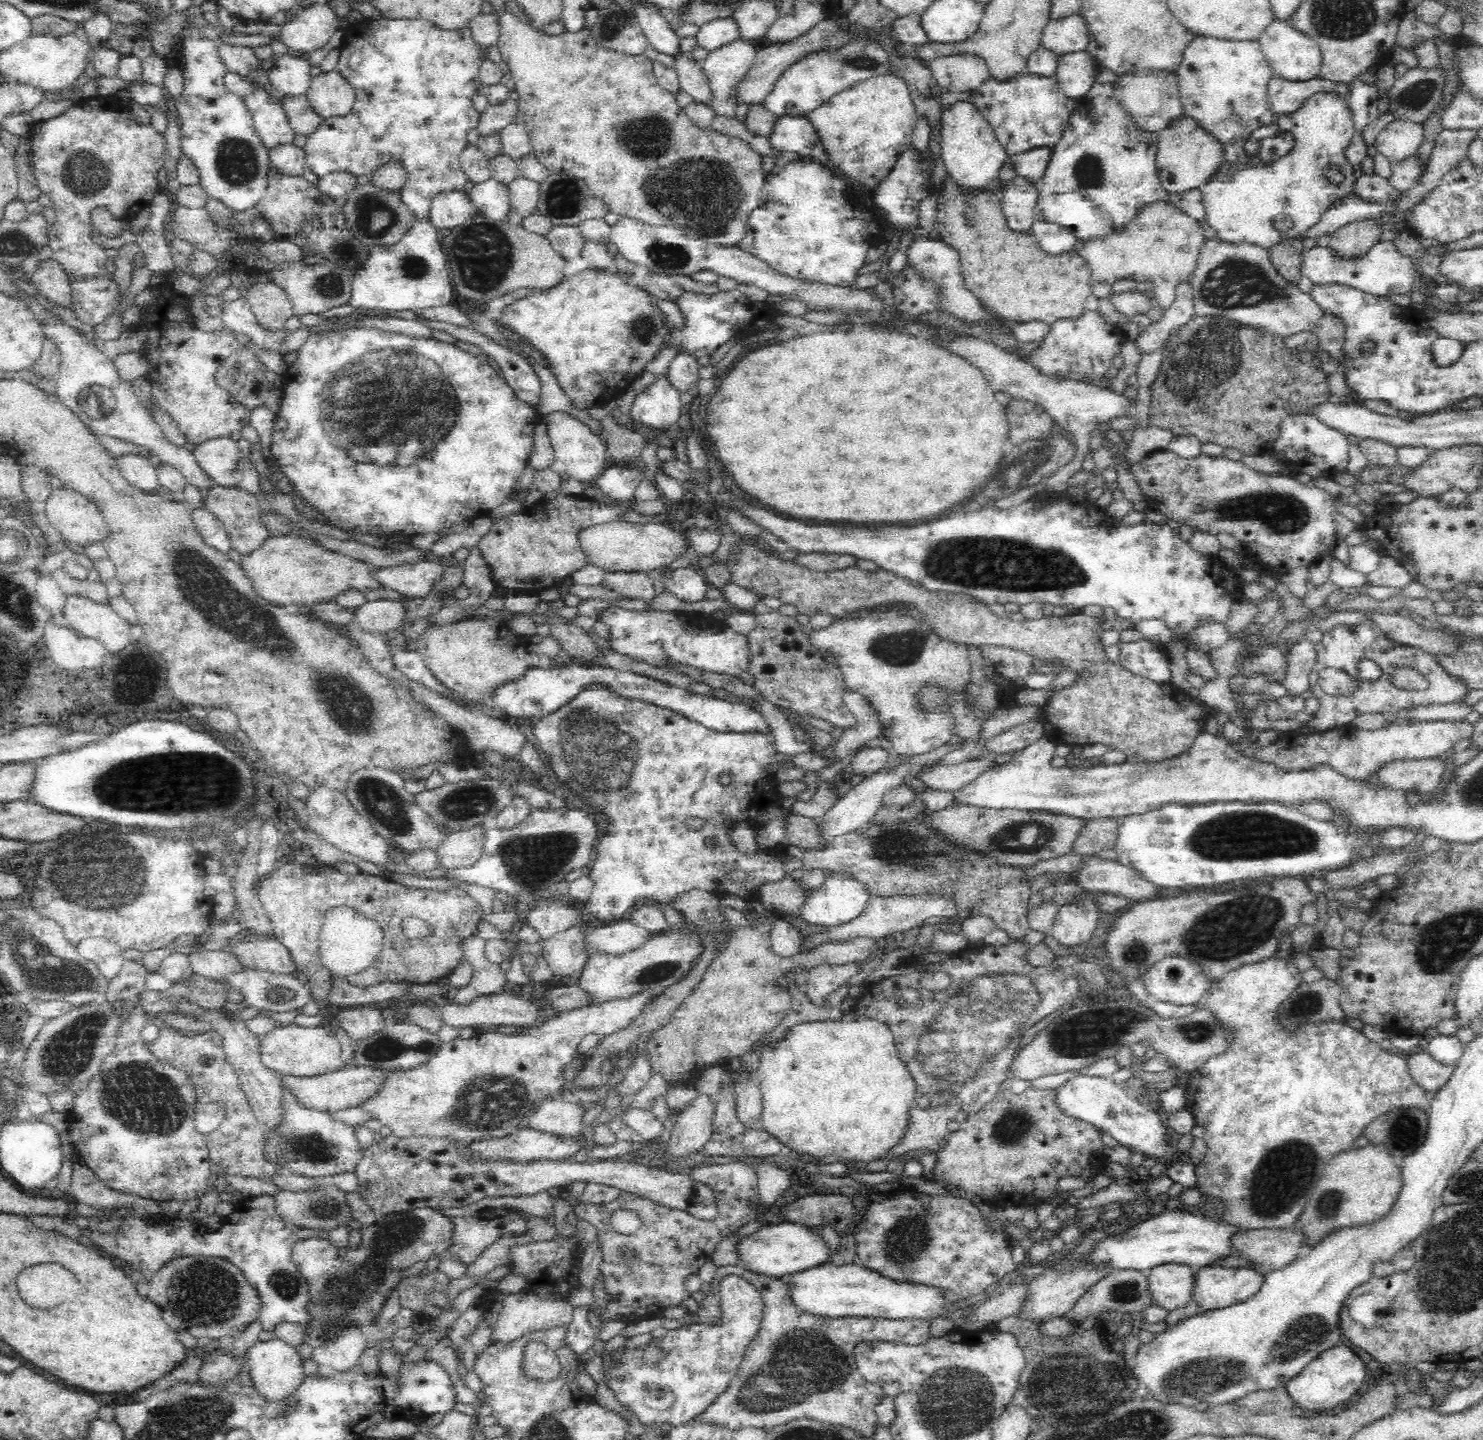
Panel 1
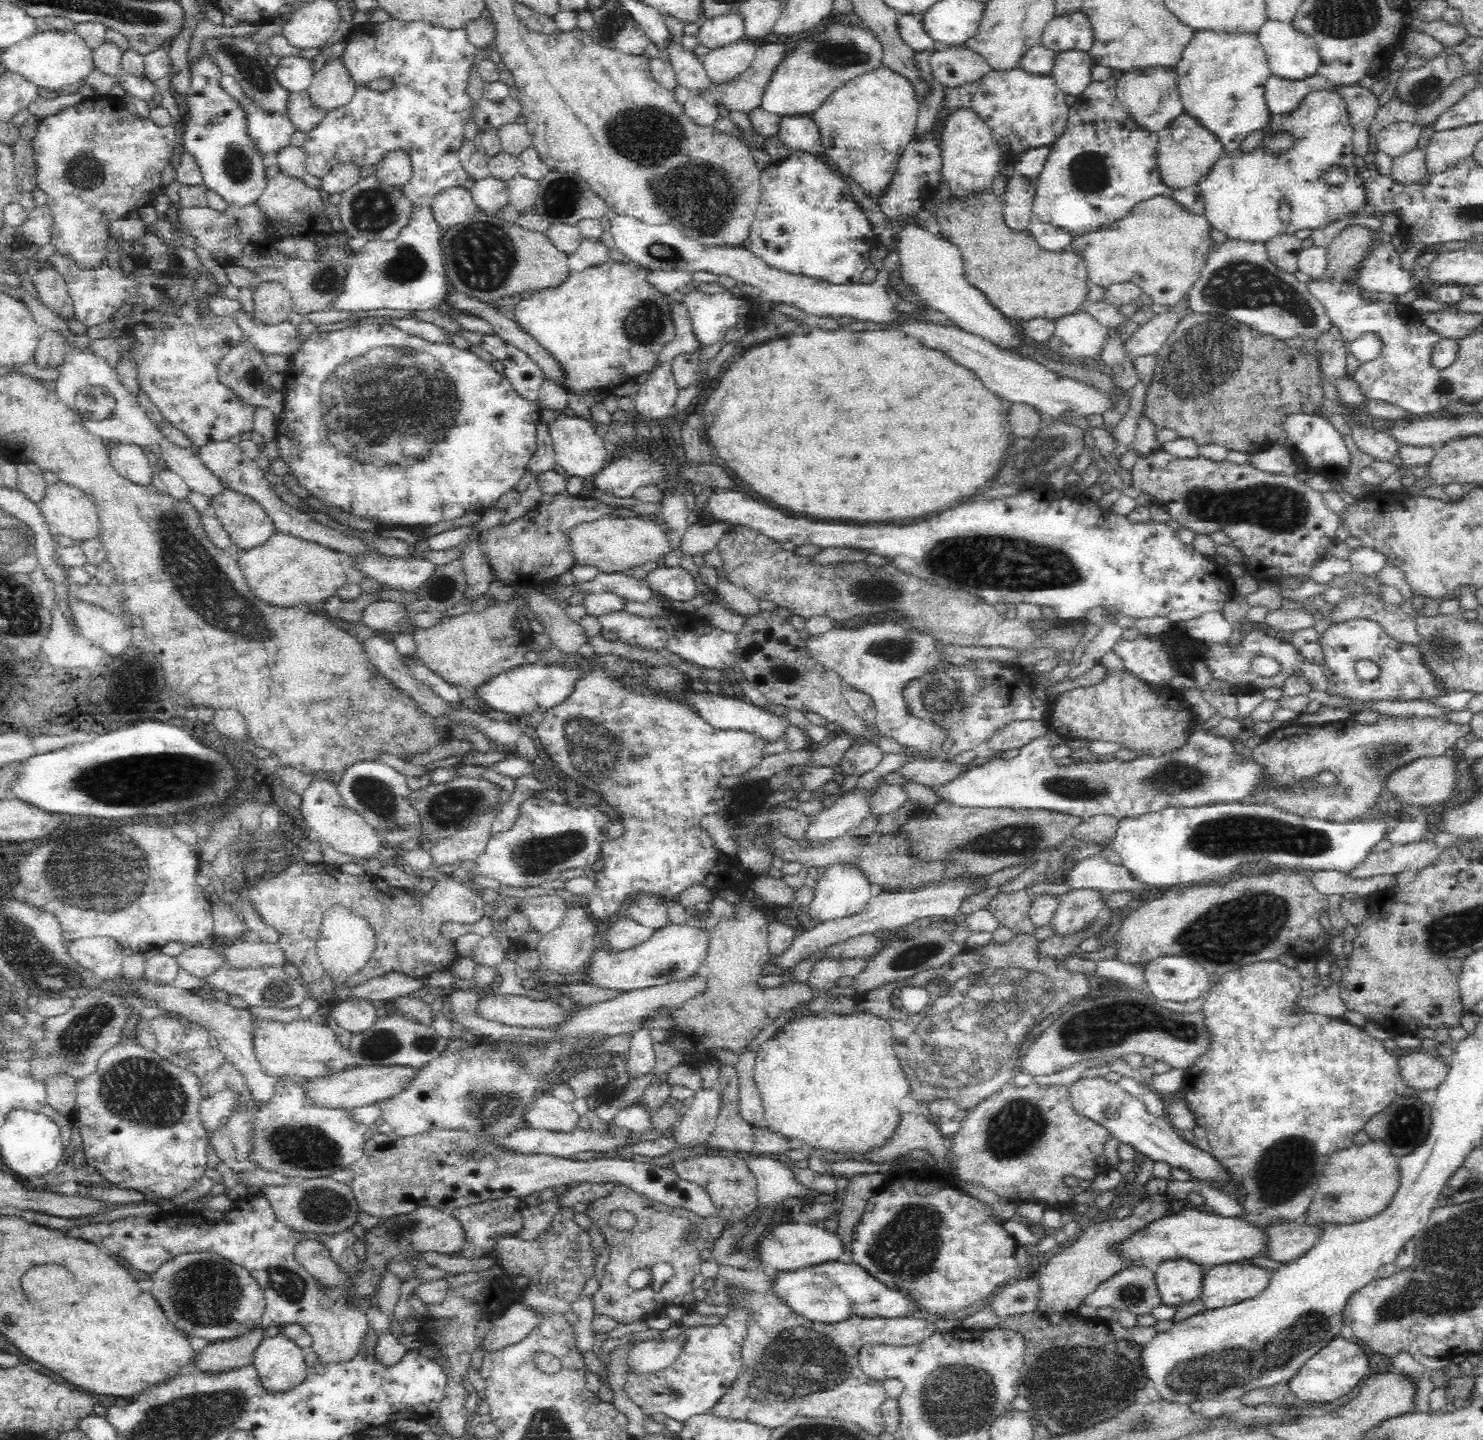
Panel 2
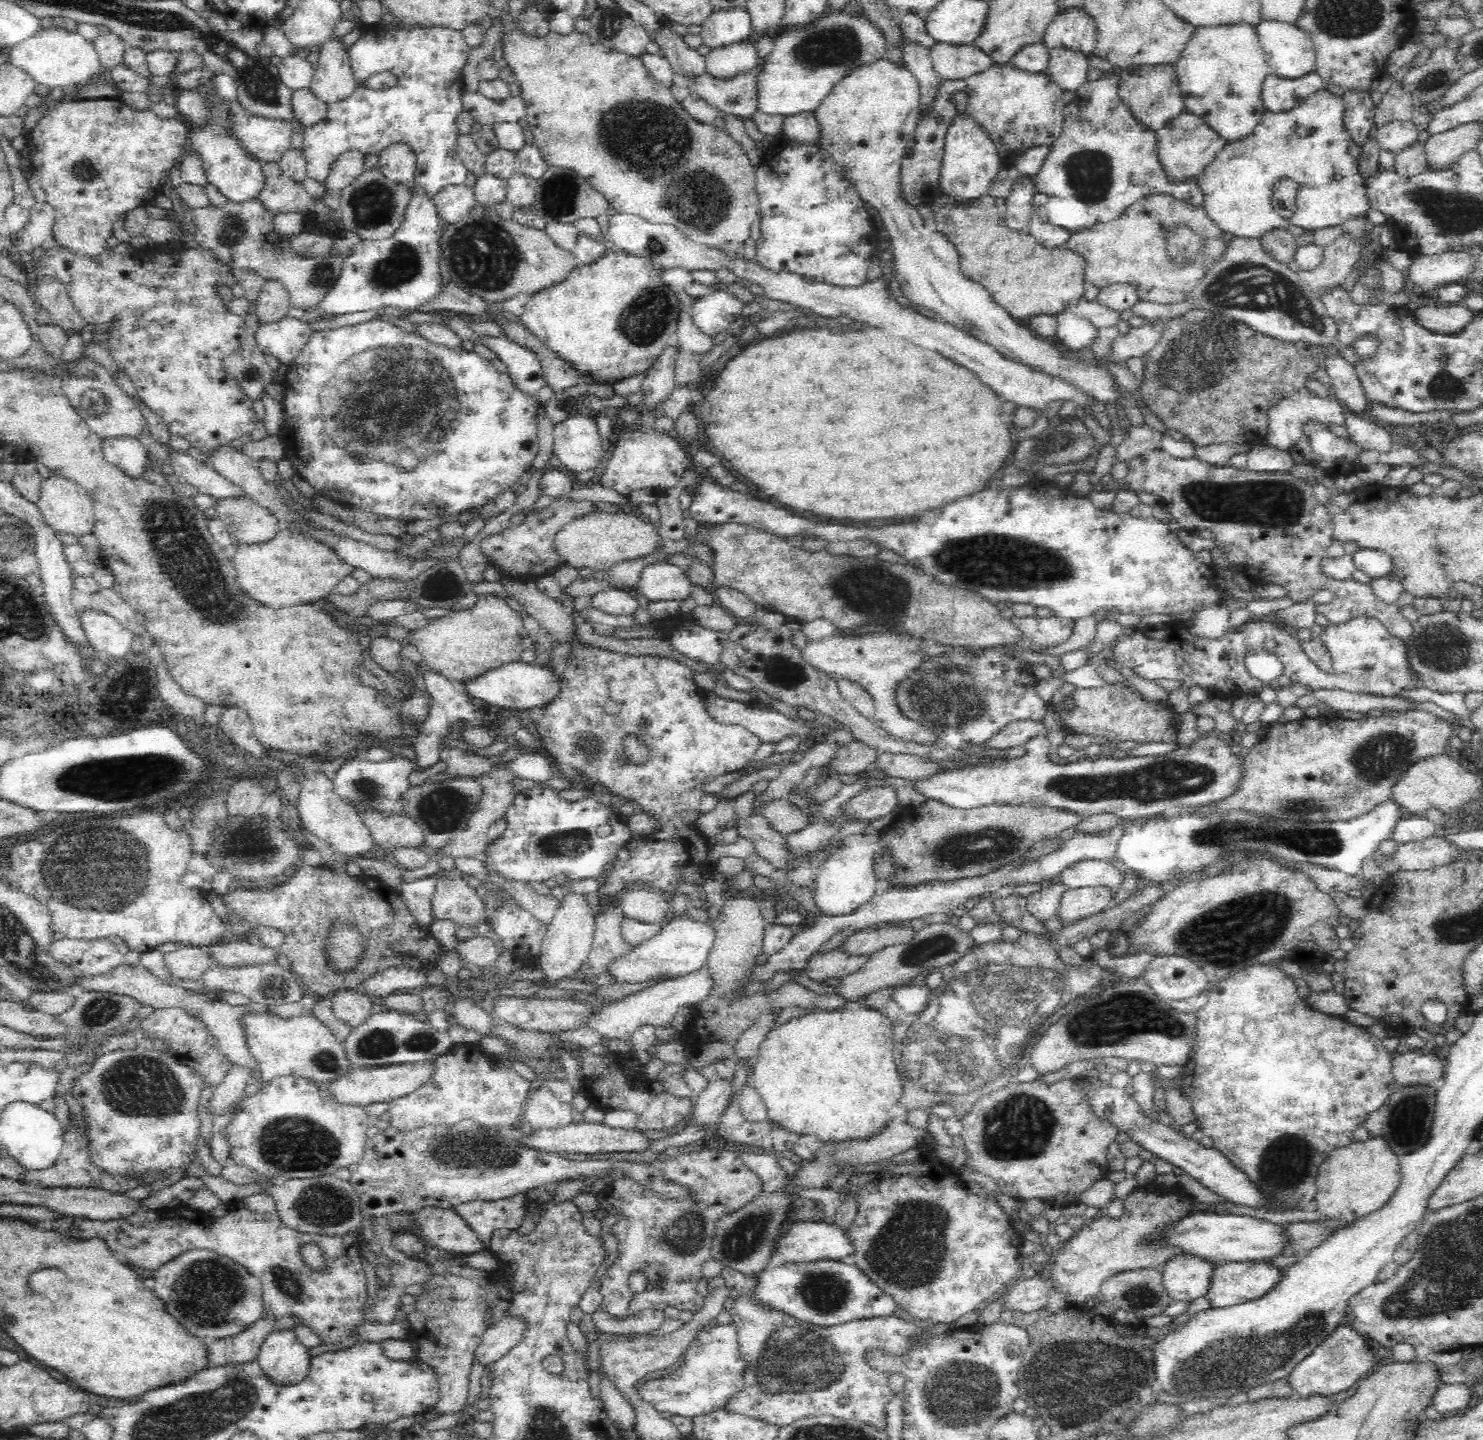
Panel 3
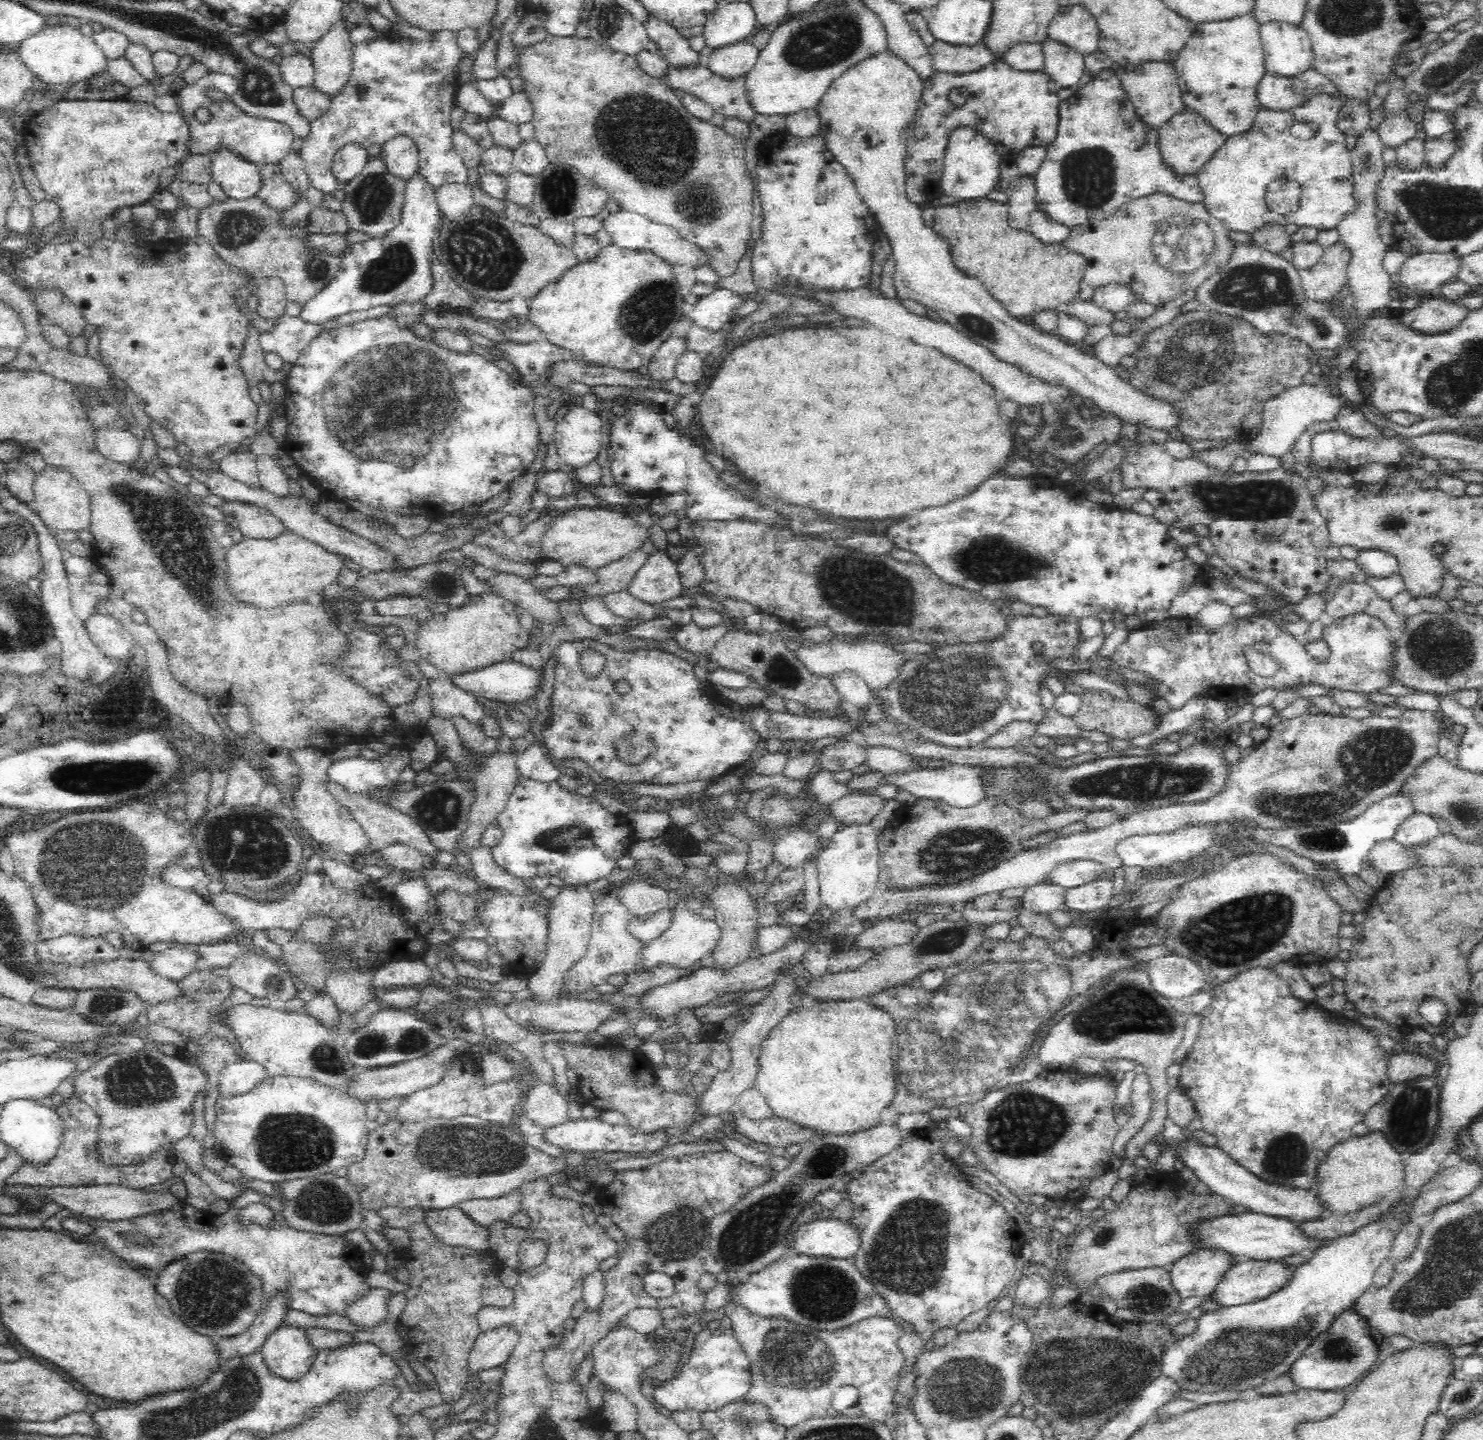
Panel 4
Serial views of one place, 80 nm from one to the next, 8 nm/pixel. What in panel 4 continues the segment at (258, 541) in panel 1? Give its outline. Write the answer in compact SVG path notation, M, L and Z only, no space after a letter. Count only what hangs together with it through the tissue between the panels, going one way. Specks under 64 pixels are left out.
M227 501L220 510L224 520L244 537L271 539L287 531L279 518L254 504Z

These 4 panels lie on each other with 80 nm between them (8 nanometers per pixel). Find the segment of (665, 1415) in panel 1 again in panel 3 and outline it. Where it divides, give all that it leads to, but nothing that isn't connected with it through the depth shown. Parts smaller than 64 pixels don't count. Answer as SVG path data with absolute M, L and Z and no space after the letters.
M733 1321L716 1325L707 1331L698 1331L684 1352L684 1364L676 1368L667 1378L644 1382L640 1380L639 1392L653 1408L667 1416L696 1416L715 1412L726 1407L729 1401L745 1388L744 1372L746 1360L742 1358L737 1343Z

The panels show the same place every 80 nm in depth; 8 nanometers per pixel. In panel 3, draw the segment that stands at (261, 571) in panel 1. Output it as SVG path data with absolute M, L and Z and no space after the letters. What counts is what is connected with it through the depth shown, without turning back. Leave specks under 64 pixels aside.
M283 528L272 540L261 543L239 543L234 551L229 551L231 562L236 571L236 584L240 592L266 608L291 607L300 603L312 603L328 596L334 586L344 577L352 575L354 568L344 563L326 544L320 544L313 538L298 531Z

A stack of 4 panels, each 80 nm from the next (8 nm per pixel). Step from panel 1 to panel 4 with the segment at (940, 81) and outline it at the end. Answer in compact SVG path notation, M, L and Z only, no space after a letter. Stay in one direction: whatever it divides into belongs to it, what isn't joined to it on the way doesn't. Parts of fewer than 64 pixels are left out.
M936 41L928 47L928 54L934 71L951 74L968 74L998 59L996 53L992 52L984 41L974 46L958 46Z

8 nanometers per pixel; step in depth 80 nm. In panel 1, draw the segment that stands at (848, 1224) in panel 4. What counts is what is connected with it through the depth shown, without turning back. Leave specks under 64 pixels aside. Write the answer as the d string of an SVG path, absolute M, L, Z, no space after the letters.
M790 1221L761 1228L755 1234L742 1238L738 1249L740 1249L741 1265L774 1279L781 1279L787 1275L828 1263L831 1260L830 1256L834 1254L828 1242L824 1242L819 1229Z

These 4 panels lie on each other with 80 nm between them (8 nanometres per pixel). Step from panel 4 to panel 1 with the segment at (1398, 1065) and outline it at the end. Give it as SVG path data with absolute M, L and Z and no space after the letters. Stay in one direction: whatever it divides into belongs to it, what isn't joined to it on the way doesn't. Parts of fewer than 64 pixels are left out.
M1419 1049L1405 1055L1405 1063L1413 1083L1431 1094L1448 1082L1454 1068L1454 1065L1438 1062L1432 1055Z

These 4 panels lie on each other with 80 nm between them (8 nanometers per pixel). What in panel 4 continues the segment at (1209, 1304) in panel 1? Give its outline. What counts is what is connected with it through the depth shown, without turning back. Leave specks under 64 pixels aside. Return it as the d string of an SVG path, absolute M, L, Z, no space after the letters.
M1238 1260L1231 1270L1224 1274L1224 1280L1216 1286L1212 1298L1223 1307L1242 1306L1264 1300L1280 1292L1294 1280L1295 1268L1282 1260Z

